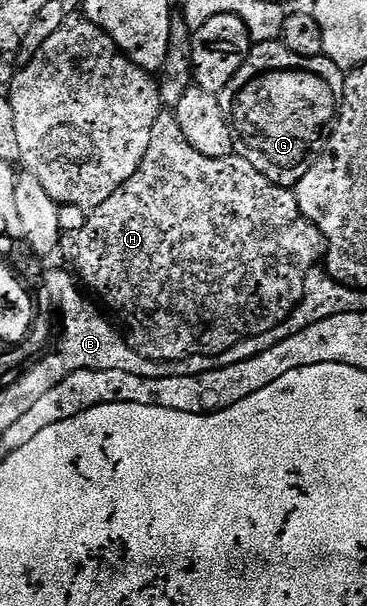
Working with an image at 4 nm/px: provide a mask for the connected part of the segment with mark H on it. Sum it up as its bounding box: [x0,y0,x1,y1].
[59,111,326,361]

